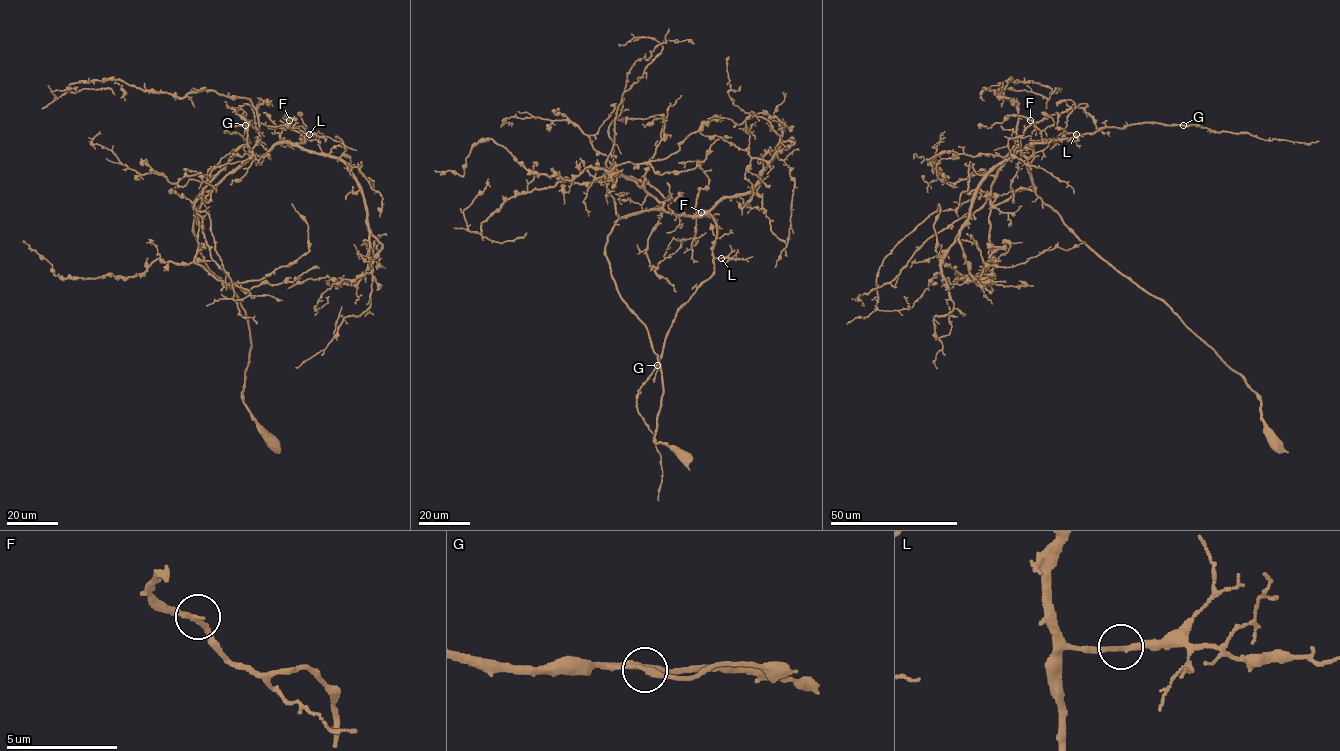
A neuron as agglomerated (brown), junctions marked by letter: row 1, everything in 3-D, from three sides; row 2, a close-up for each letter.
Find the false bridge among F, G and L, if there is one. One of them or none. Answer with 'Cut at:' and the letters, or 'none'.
Cut at: none

